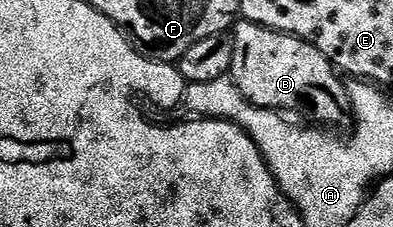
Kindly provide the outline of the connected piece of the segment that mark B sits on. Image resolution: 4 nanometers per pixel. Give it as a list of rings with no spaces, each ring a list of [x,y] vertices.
[[[243,19],[235,22],[231,34],[234,63],[230,76],[238,91],[242,91],[250,103],[288,115],[308,113],[309,122],[323,123],[336,131],[343,130],[340,129],[343,125],[353,124],[352,100],[348,97],[345,78],[326,59],[326,55],[318,51],[318,47],[300,37],[279,33],[276,29],[267,29],[265,25]]]

